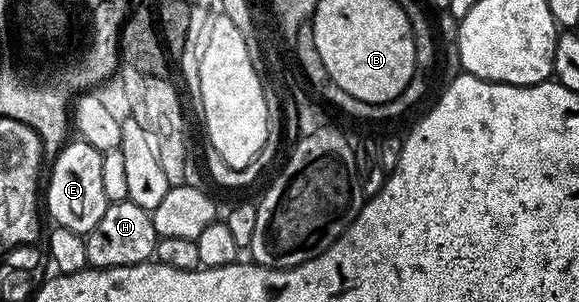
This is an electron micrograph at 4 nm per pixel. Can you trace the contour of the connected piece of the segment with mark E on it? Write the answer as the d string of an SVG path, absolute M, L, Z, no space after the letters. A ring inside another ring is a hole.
M76 137L65 143L51 160L52 172L48 175L48 215L57 227L65 227L79 235L87 235L102 213L106 213L109 201L102 186L102 157L104 152L94 149L85 139Z

